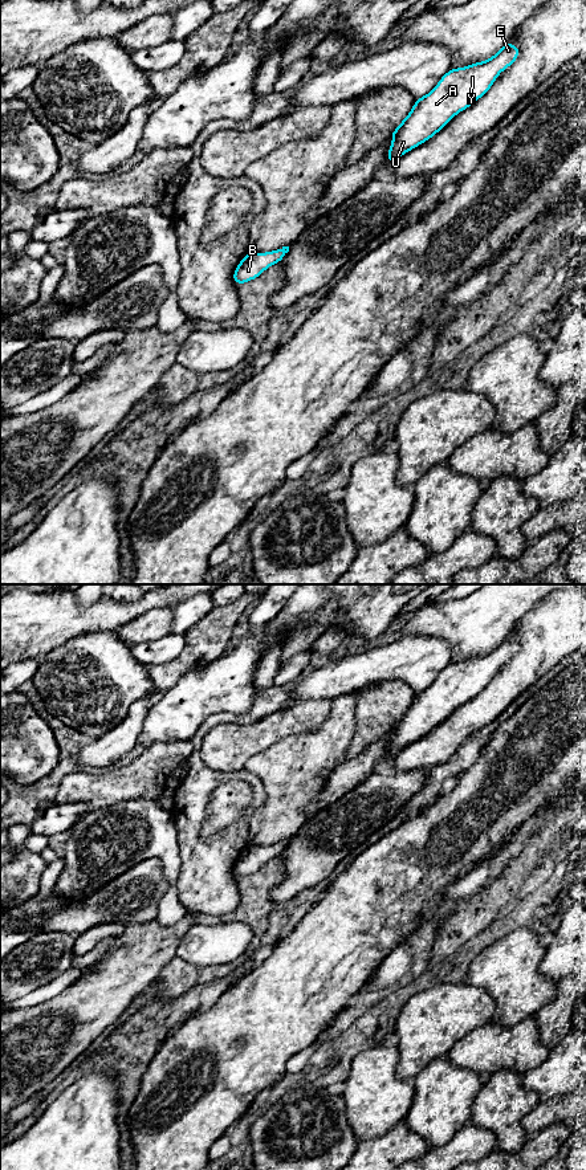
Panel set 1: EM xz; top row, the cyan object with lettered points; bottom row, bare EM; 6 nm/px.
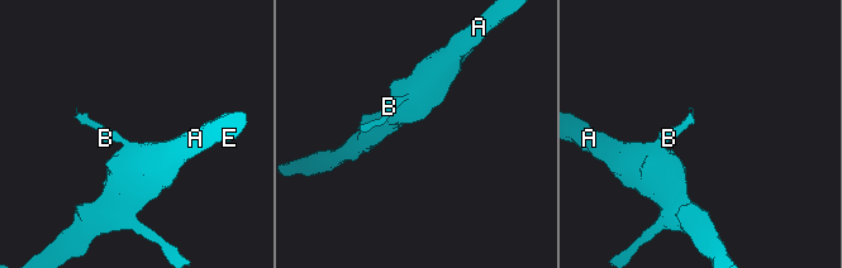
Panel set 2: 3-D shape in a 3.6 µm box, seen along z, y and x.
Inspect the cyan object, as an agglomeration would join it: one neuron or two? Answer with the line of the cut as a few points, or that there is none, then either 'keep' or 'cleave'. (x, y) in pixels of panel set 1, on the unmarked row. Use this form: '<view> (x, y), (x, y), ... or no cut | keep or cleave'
no cut | keep

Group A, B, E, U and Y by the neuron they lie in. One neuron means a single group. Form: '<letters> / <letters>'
A B E U Y

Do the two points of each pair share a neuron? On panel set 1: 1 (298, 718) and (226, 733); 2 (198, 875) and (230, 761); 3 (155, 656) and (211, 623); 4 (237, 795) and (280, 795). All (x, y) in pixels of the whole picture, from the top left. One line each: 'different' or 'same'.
1: same
2: different
3: different
4: different

